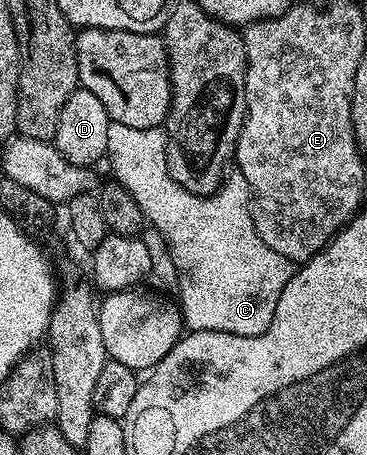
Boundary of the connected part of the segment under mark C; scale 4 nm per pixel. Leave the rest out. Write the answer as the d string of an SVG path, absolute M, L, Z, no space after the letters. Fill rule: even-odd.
M111 122L108 129L108 149L105 158L110 159L113 178L142 207L143 220L156 228L168 245L172 265L176 265L178 289L176 302L181 310L185 326L190 331L224 331L233 335L259 335L272 325L276 313L276 301L284 293L292 274L292 264L280 253L268 249L260 241L250 212L250 186L244 181L244 173L231 170L222 180L221 187L213 195L197 195L176 186L166 164L166 133L162 127L134 129L132 125ZM174 191L174 207L162 207Z

